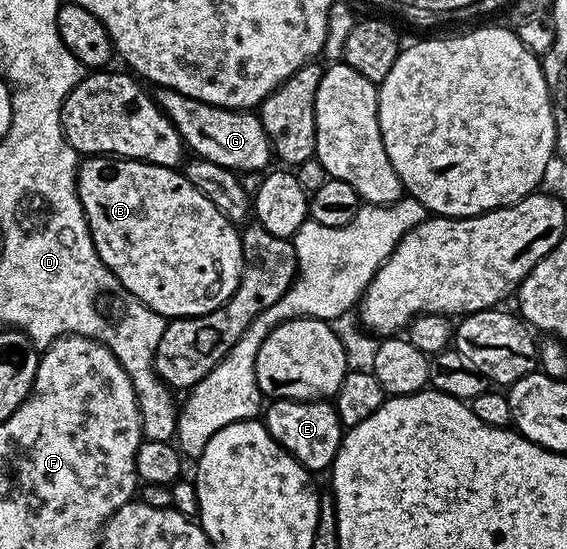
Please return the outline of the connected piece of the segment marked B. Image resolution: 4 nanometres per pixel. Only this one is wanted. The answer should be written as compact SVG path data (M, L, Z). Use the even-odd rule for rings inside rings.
M88 156L79 163L76 171L76 191L84 209L84 215L90 228L90 236L94 240L94 248L98 256L108 265L112 275L119 280L121 287L129 290L131 297L144 303L155 314L160 314L166 320L174 318L193 318L199 314L218 308L238 288L240 278L246 265L244 260L244 240L237 223L232 222L192 183L184 178L179 169L171 166L155 166L149 162L138 162L135 158L118 158L115 156Z

